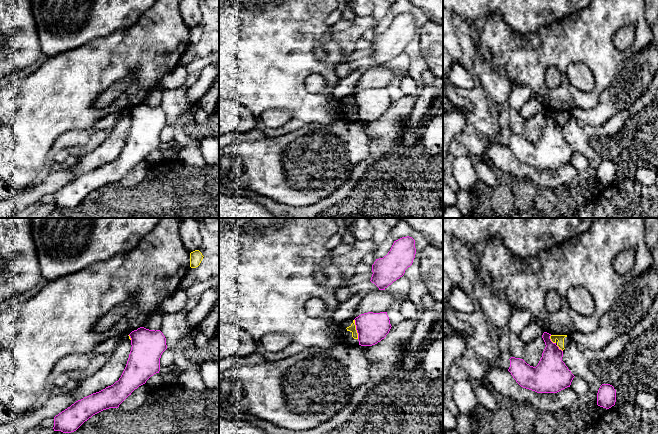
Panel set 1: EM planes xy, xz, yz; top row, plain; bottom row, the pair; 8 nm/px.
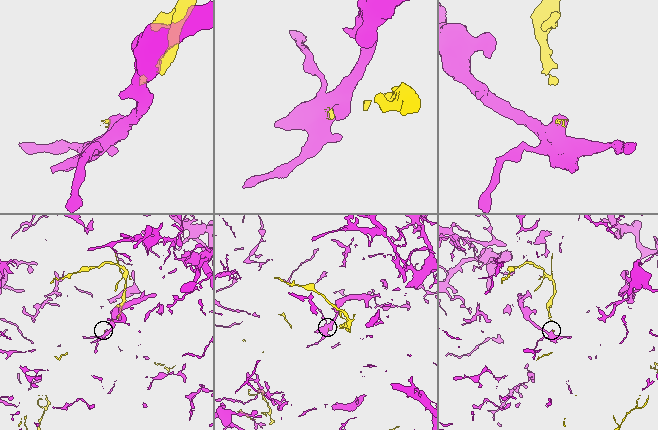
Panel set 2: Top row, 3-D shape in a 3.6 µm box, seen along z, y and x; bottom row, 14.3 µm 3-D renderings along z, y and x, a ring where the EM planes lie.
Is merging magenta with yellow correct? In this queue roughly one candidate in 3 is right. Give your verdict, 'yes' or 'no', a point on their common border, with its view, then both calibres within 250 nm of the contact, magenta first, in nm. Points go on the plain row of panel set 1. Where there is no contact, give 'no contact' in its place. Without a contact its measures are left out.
no; meets magenta in xz at (356, 105); 240 nm thick on the magenta side, 60 nm on the other

